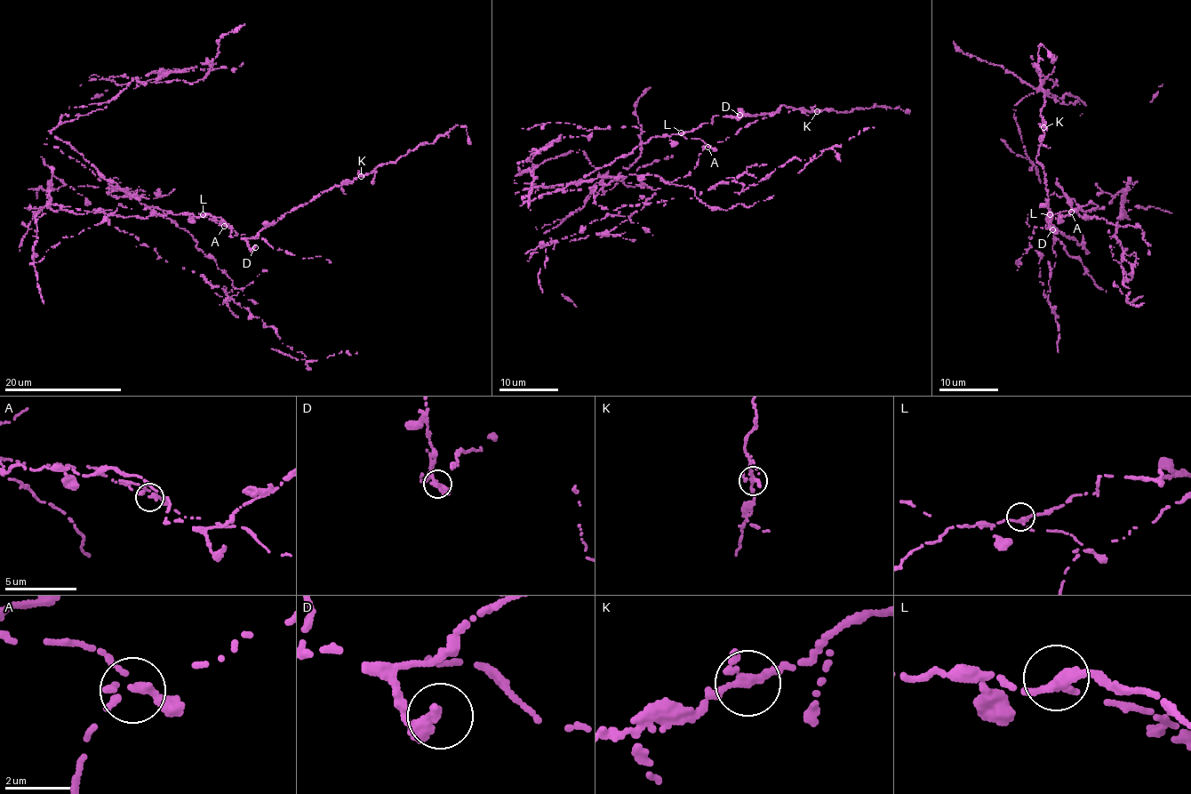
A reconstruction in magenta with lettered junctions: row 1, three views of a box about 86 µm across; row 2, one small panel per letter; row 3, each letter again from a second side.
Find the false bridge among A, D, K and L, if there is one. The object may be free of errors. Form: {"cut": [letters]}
{"cut": ["A"]}

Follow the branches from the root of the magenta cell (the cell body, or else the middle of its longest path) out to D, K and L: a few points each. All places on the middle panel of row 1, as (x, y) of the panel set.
D: (685, 175), (697, 164), (705, 143), (683, 135), (711, 123), (715, 115), (739, 115)
K: (685, 175), (697, 164), (705, 143), (683, 135), (711, 123), (715, 115), (771, 114), (784, 104), (817, 111)
L: (685, 175), (697, 164), (705, 143), (700, 139), (685, 139), (681, 132)

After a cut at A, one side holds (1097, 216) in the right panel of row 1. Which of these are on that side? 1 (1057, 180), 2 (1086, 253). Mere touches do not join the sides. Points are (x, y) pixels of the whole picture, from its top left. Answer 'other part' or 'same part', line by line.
1: same part
2: other part

